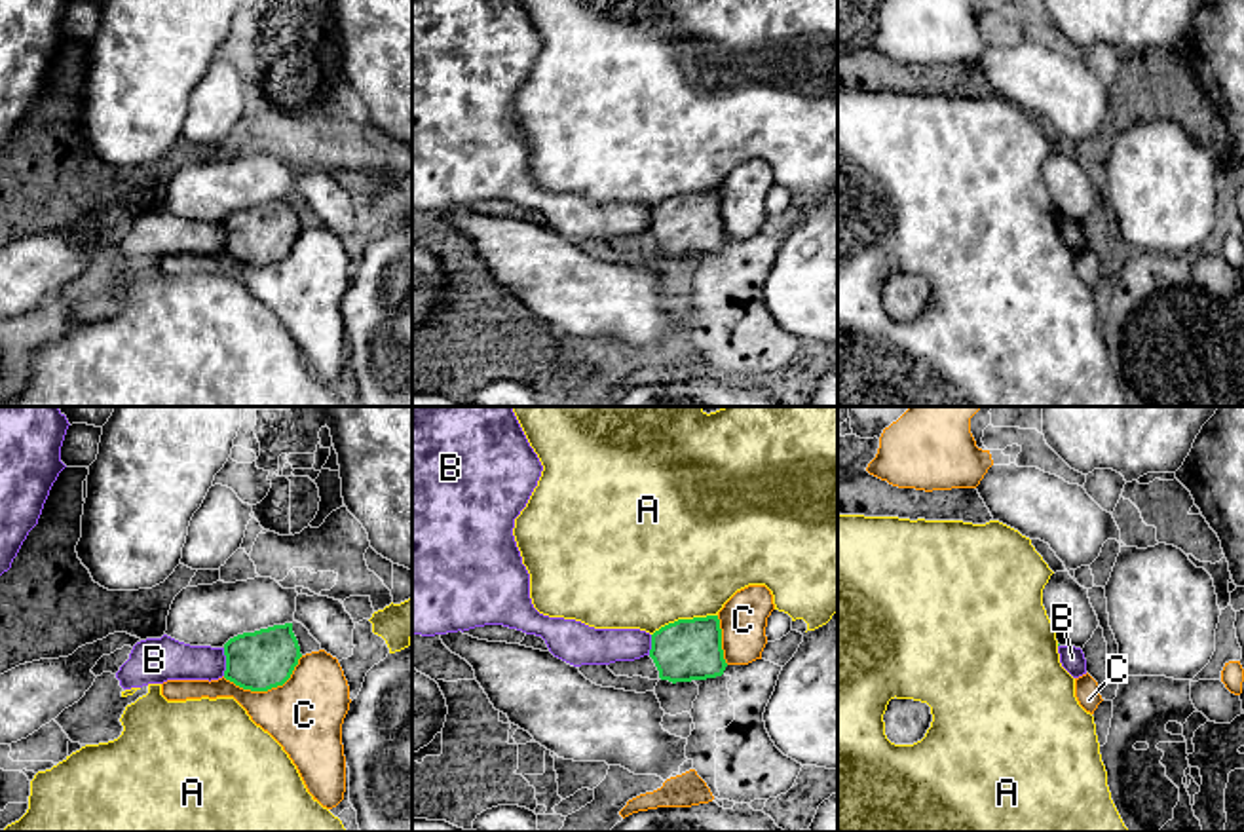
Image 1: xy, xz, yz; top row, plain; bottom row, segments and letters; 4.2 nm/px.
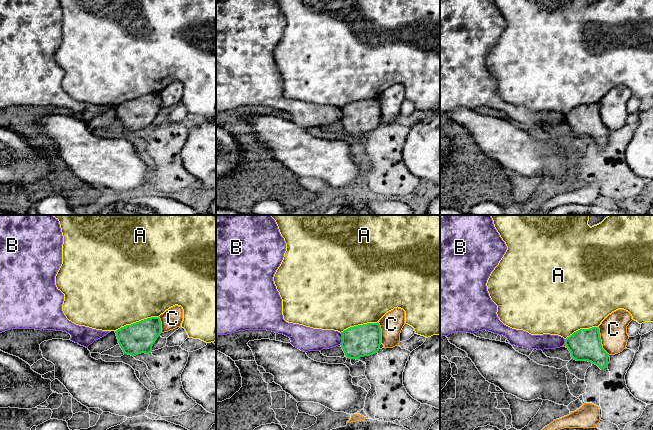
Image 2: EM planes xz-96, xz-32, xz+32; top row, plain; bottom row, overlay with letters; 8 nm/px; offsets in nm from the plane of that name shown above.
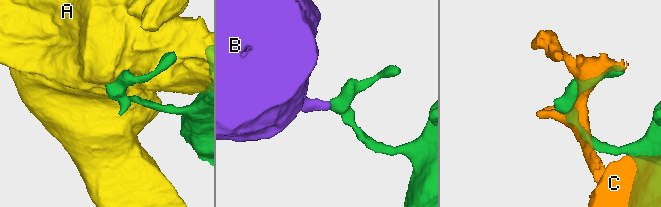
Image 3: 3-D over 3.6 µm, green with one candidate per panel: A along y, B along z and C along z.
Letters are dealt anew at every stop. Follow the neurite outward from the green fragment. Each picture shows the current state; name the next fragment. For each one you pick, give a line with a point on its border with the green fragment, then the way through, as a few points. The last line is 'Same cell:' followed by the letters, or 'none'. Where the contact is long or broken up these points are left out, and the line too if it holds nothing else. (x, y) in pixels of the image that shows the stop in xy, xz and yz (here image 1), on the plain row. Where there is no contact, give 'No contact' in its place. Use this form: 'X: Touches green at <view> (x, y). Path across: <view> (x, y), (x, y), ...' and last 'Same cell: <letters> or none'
Same cell: none

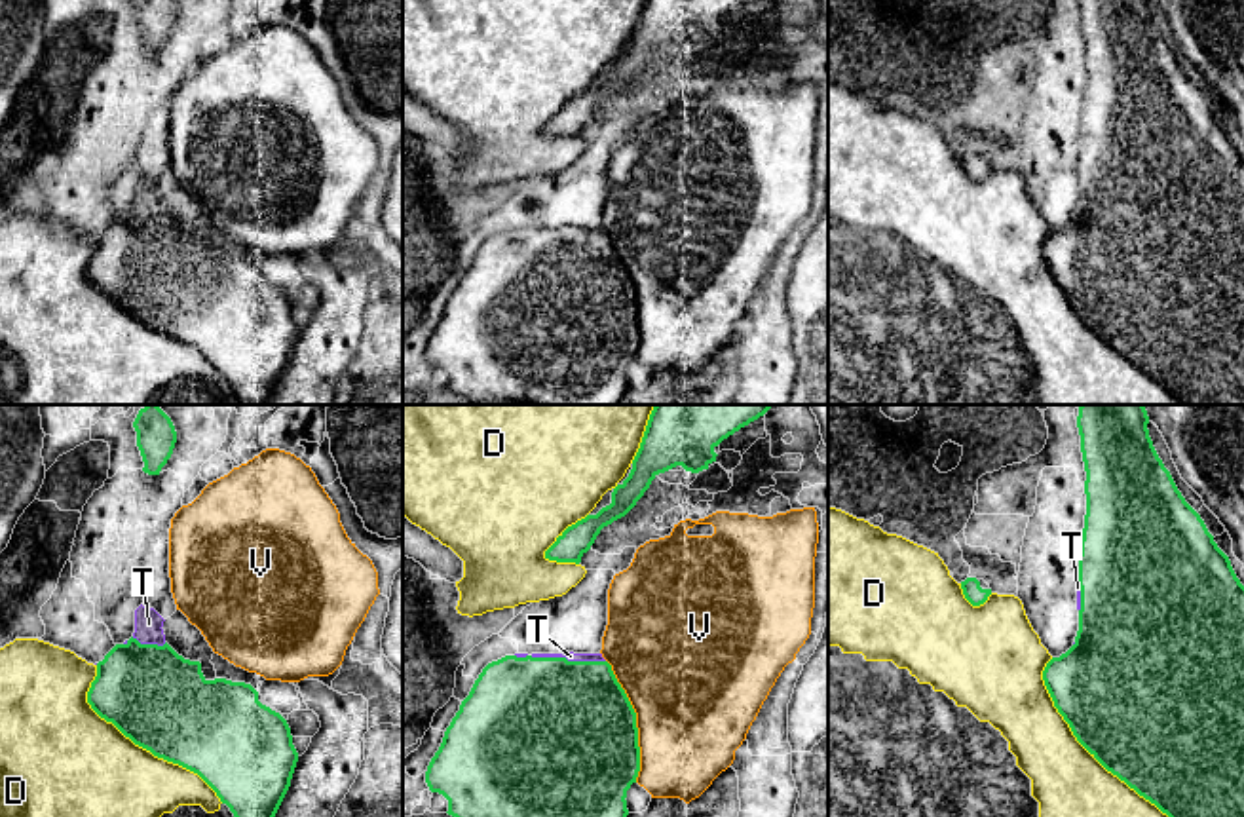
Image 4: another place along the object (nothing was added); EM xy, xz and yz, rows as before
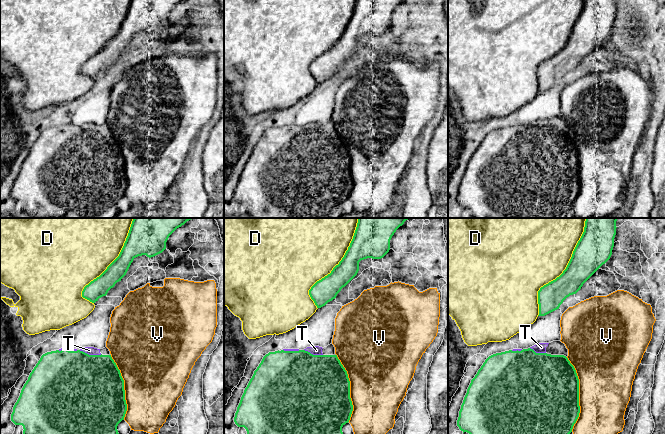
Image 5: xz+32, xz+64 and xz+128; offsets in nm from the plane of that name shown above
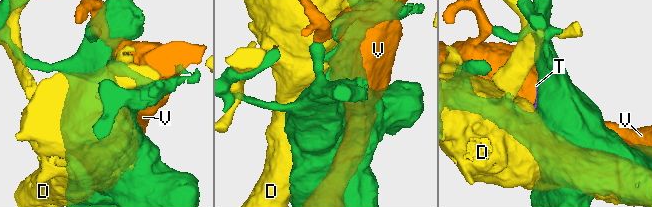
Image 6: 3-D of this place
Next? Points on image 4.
T: Touches green at xz (566, 234)
Same cell: T

